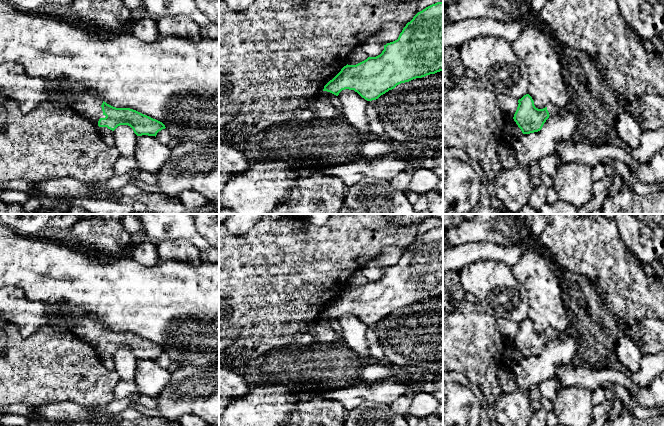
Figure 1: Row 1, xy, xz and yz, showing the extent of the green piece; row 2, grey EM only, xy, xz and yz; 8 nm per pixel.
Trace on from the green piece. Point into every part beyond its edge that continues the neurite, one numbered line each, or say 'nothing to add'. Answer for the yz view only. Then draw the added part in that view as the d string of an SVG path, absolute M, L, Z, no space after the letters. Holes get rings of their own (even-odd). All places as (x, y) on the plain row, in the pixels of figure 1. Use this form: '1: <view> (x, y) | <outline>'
1: yz (553, 334) | M548 328L546 331L547 331L547 334L548 334L550 340L556 339L556 338L563 339L566 336L565 332L559 332L552 328Z

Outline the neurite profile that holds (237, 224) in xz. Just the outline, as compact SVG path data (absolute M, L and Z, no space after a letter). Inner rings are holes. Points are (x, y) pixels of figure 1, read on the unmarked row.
M230 214L222 225L231 234L241 236L254 226L262 216L263 214Z

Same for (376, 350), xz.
M377 323L368 325L367 327L367 332L366 332L366 338L367 338L367 343L369 347L369 353L370 353L370 358L372 358L375 362L386 362L386 356L385 352L382 346L382 343L376 334L376 329L377 329Z

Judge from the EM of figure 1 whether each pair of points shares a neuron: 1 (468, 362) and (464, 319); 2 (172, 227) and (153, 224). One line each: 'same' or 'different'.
1: same
2: same

